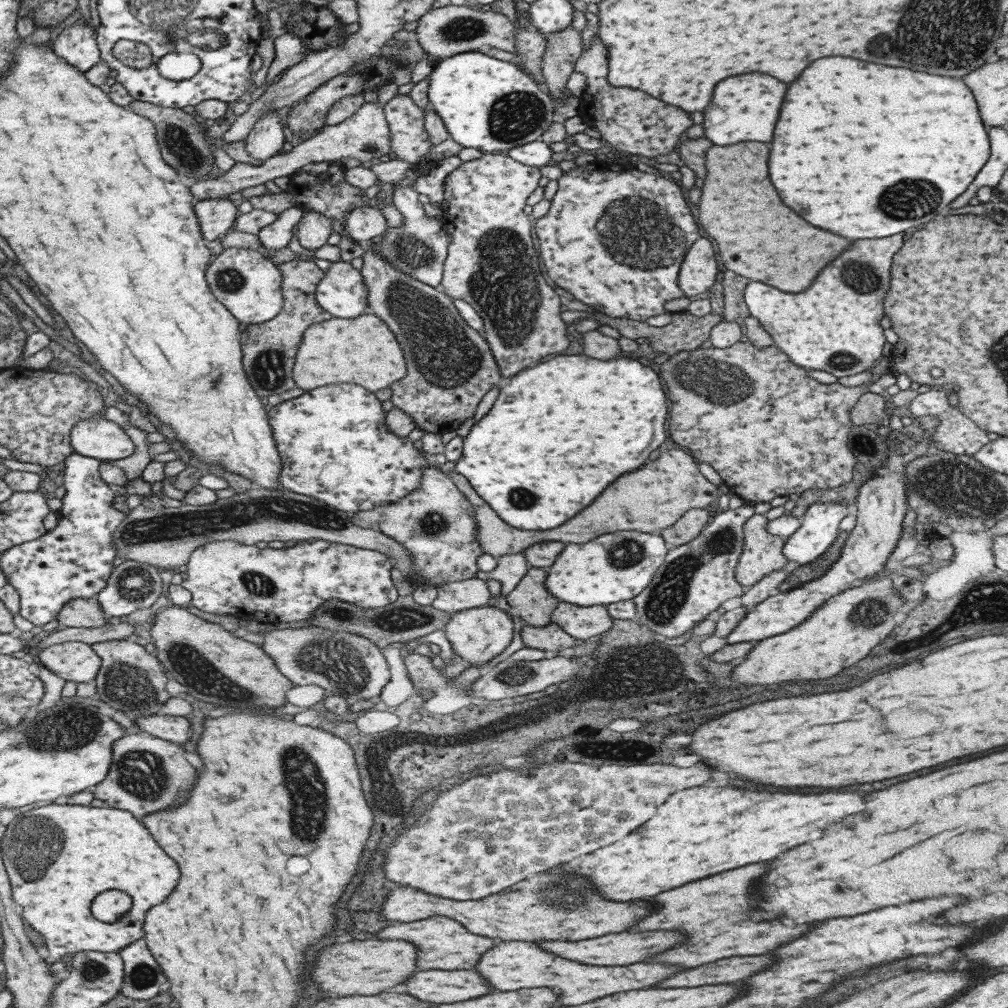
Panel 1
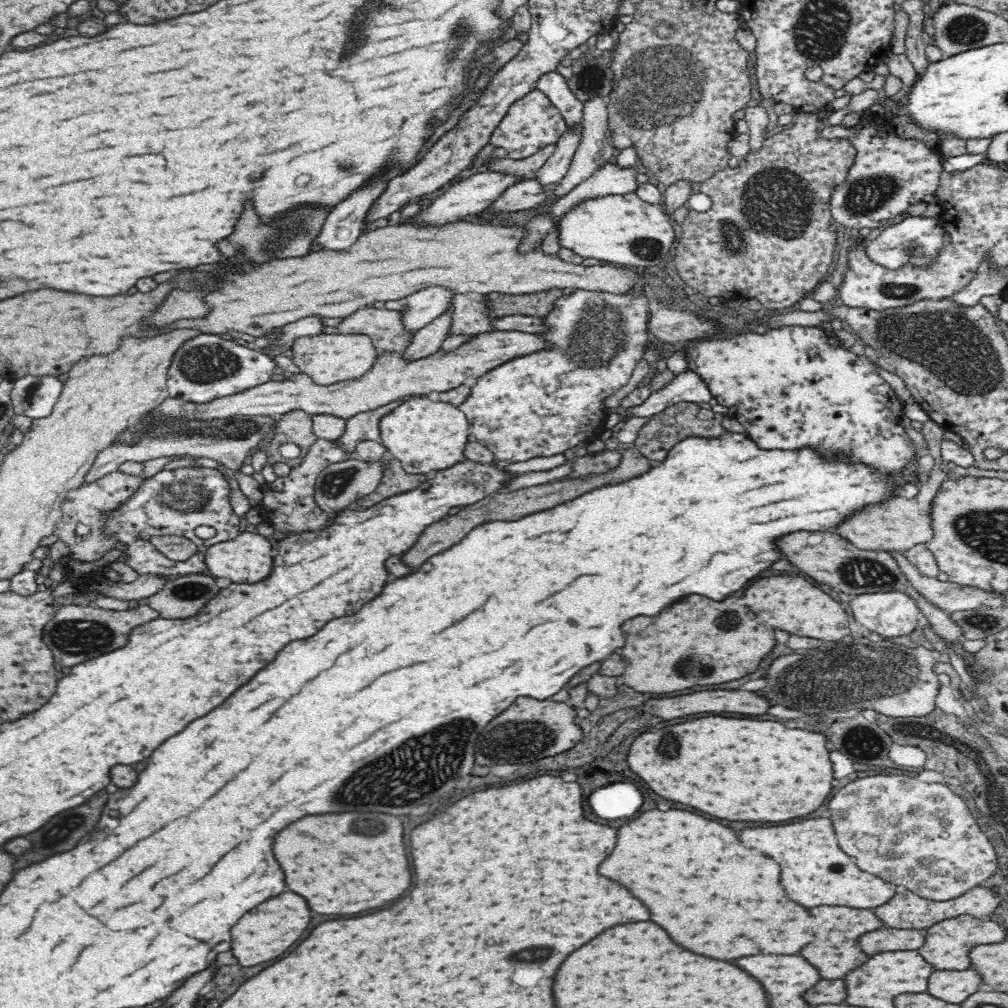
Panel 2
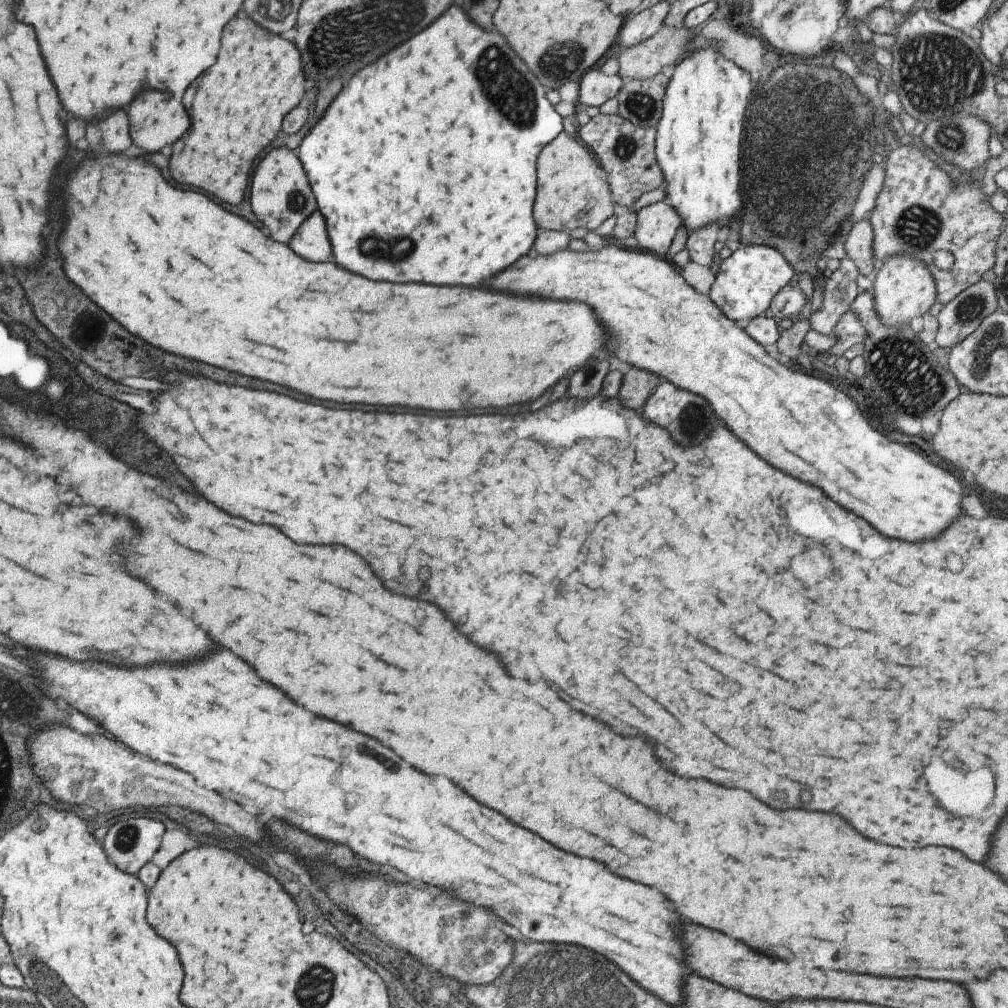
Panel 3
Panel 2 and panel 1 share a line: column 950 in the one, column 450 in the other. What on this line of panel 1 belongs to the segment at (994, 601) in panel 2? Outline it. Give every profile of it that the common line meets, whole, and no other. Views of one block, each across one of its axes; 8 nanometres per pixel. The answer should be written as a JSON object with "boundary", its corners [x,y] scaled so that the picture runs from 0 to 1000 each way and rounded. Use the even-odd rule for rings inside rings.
{"boundary":[[[470,572],[435,580],[434,592],[428,600],[443,608],[452,608],[482,601],[486,595],[483,577]]]}

